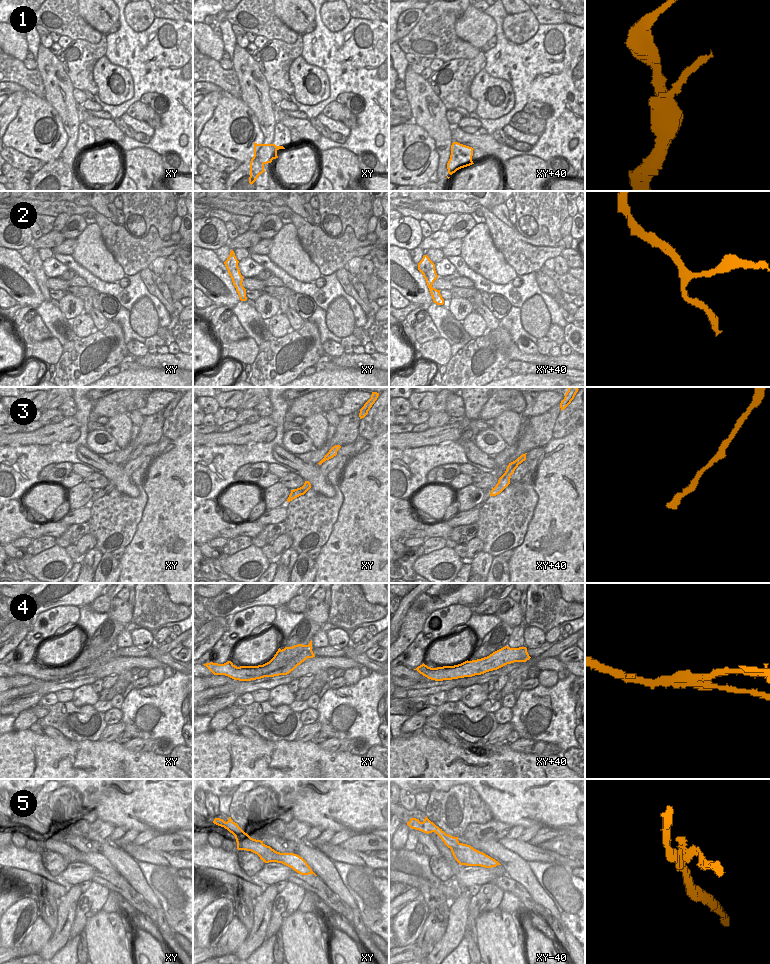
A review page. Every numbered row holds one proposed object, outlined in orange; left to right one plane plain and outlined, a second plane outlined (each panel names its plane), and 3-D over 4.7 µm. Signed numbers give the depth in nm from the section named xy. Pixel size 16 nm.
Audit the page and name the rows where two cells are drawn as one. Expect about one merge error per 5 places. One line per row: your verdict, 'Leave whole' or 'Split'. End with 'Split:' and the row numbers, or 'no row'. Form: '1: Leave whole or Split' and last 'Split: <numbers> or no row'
1: Leave whole
2: Leave whole
3: Leave whole
4: Split
5: Split
Split: 4, 5

